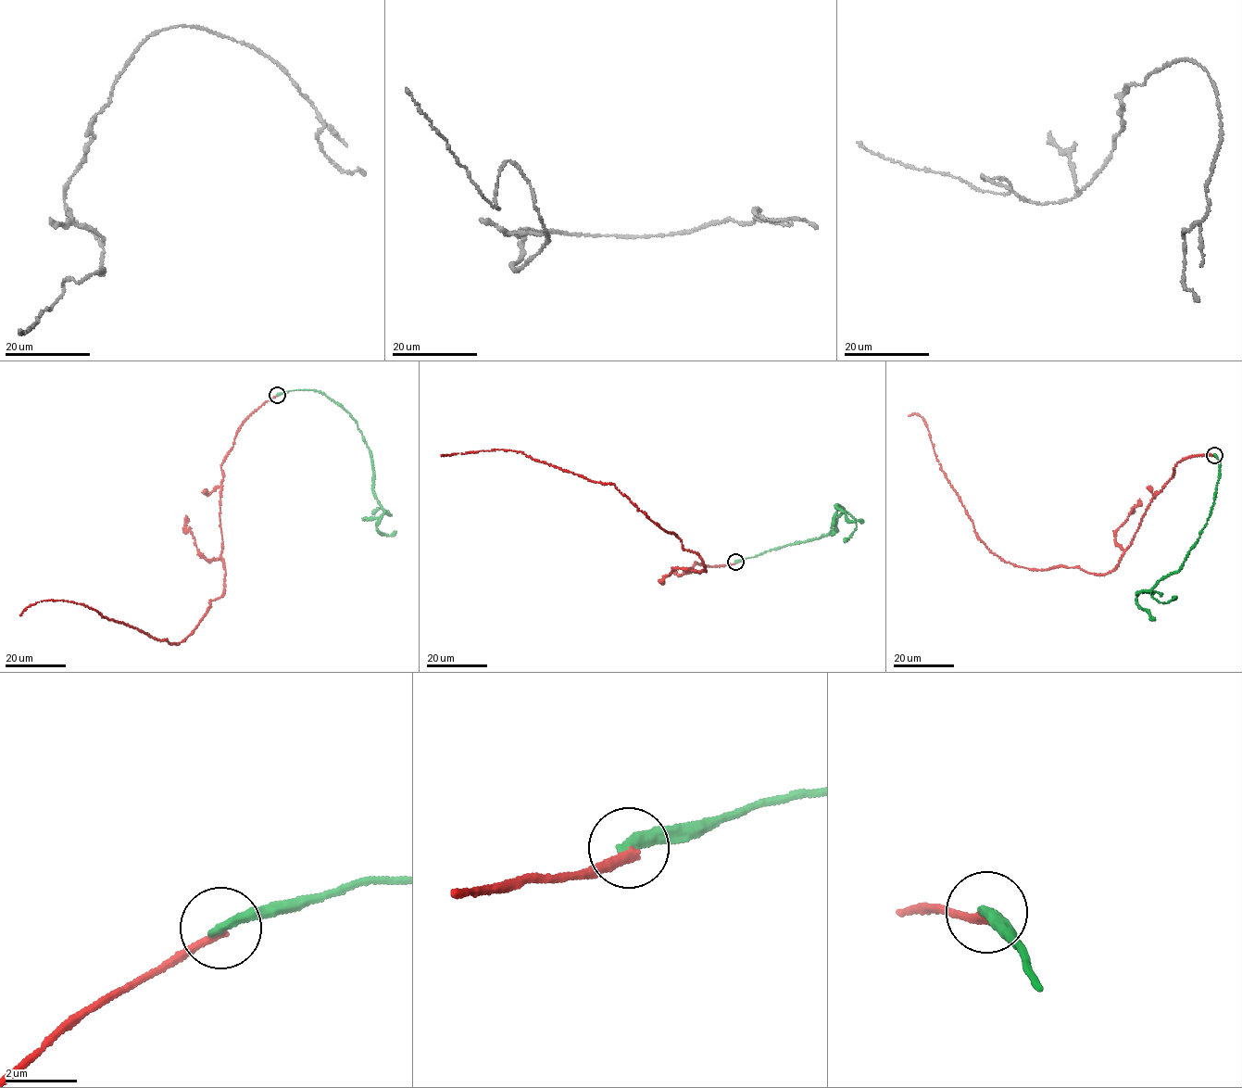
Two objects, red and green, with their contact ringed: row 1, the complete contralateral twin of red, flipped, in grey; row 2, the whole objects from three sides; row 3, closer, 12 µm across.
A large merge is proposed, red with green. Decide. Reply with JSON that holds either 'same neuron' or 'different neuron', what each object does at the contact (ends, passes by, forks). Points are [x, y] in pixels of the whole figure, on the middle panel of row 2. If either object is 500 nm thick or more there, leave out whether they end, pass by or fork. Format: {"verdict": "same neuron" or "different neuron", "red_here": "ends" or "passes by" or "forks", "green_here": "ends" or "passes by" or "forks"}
{"verdict": "different neuron", "red_here": "ends", "green_here": "ends"}

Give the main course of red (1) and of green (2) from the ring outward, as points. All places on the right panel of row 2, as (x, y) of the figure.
1: (1215, 455), (1176, 463), (1114, 569), (1032, 569), (1006, 562), (979, 539), (924, 420), (909, 415)
2: (1215, 455), (1220, 463), (1216, 496), (1198, 539), (1182, 568), (1136, 597), (1137, 604), (1154, 619)

